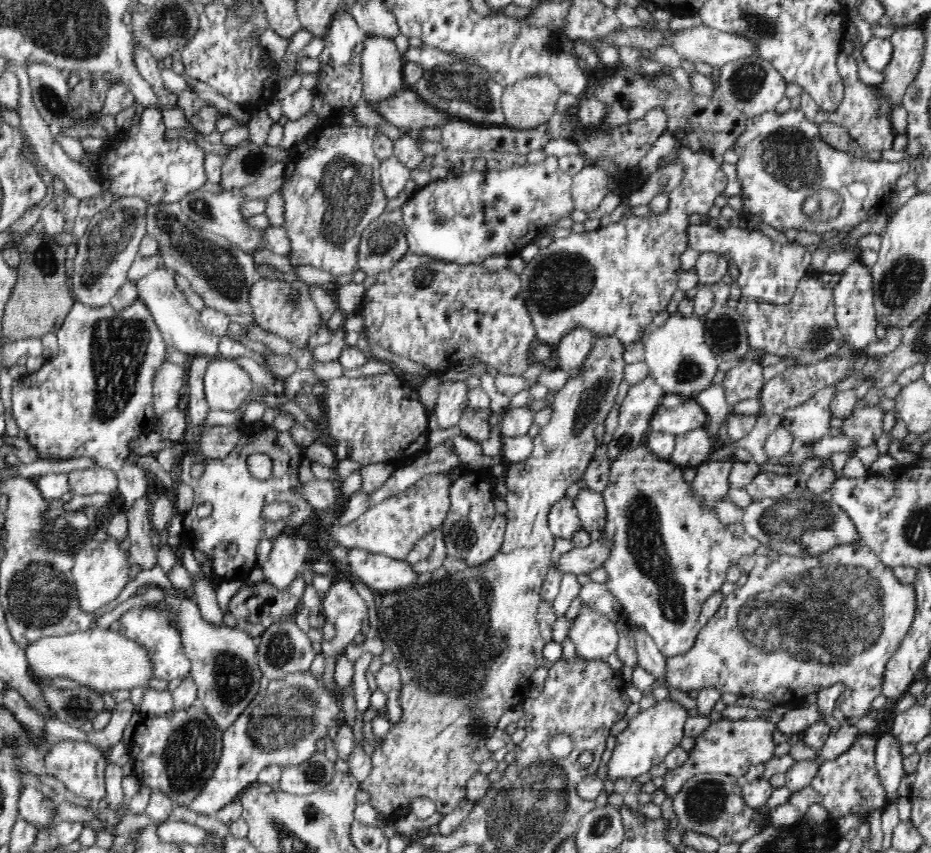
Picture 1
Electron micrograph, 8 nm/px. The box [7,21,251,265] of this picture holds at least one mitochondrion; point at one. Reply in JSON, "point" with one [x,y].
{"point":[52,102]}

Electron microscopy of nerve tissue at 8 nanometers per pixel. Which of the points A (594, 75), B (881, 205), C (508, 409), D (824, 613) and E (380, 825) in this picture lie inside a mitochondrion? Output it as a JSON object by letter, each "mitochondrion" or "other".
{"A":"other","B":"other","C":"other","D":"mitochondrion","E":"other"}

